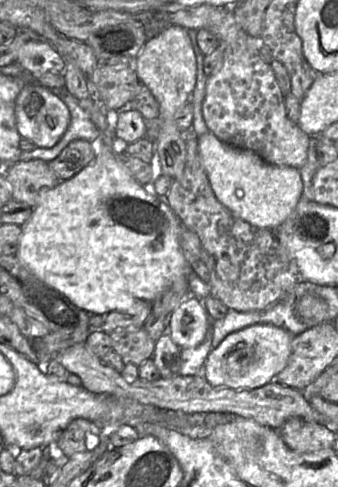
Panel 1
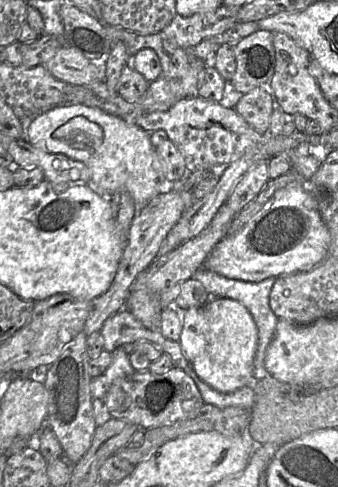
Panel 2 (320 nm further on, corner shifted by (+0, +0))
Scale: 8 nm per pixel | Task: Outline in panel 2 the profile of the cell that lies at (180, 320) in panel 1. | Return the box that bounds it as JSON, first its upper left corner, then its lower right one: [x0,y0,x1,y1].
[179,297,258,393]

